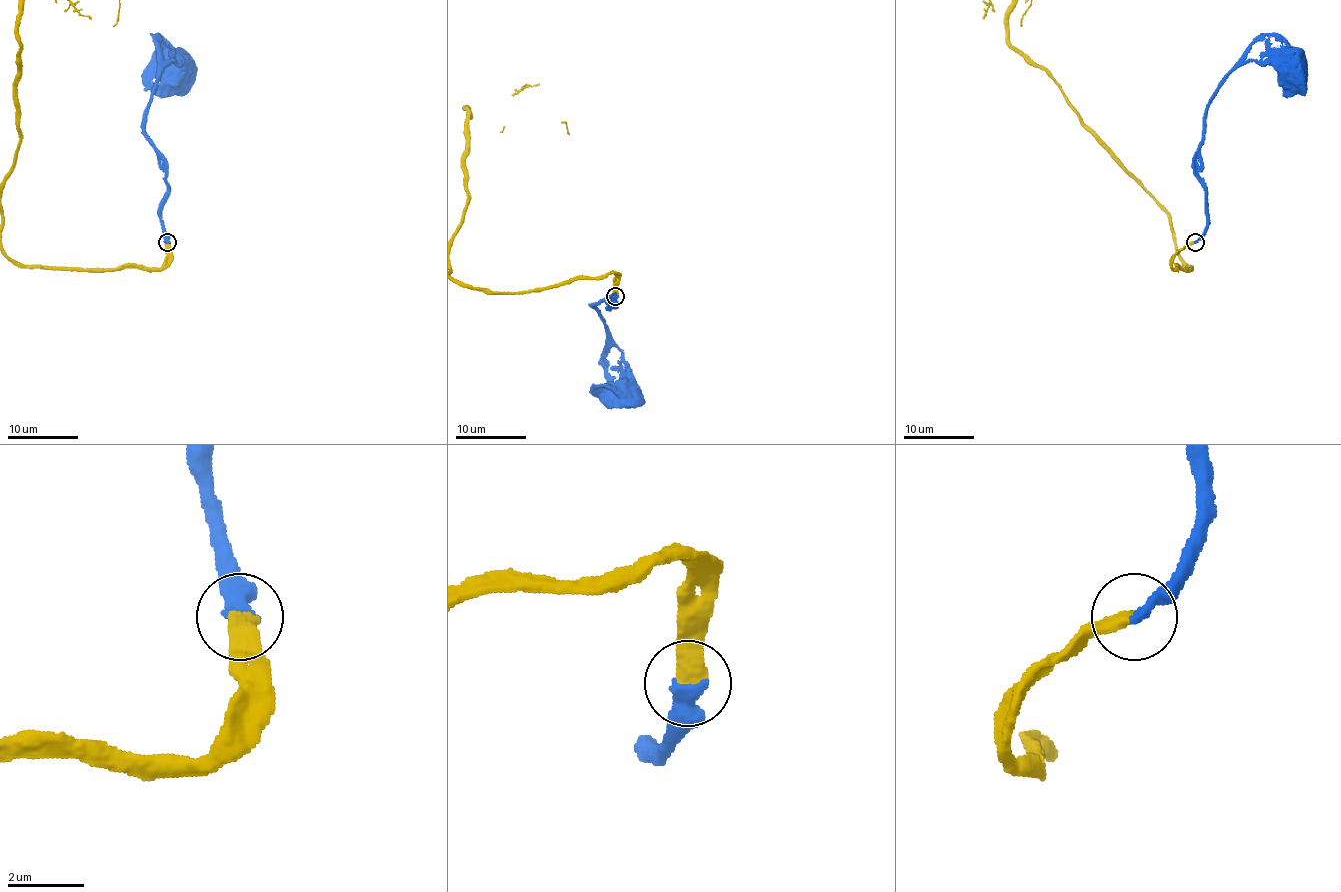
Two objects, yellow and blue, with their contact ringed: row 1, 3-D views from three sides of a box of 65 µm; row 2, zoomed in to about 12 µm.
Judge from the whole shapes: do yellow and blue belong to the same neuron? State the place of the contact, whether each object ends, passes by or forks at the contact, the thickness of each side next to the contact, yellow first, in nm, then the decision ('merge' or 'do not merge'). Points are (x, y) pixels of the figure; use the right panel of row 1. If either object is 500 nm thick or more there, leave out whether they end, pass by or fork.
(1195, 242) | yellow ends | blue ends | 480/420 nm | merge

